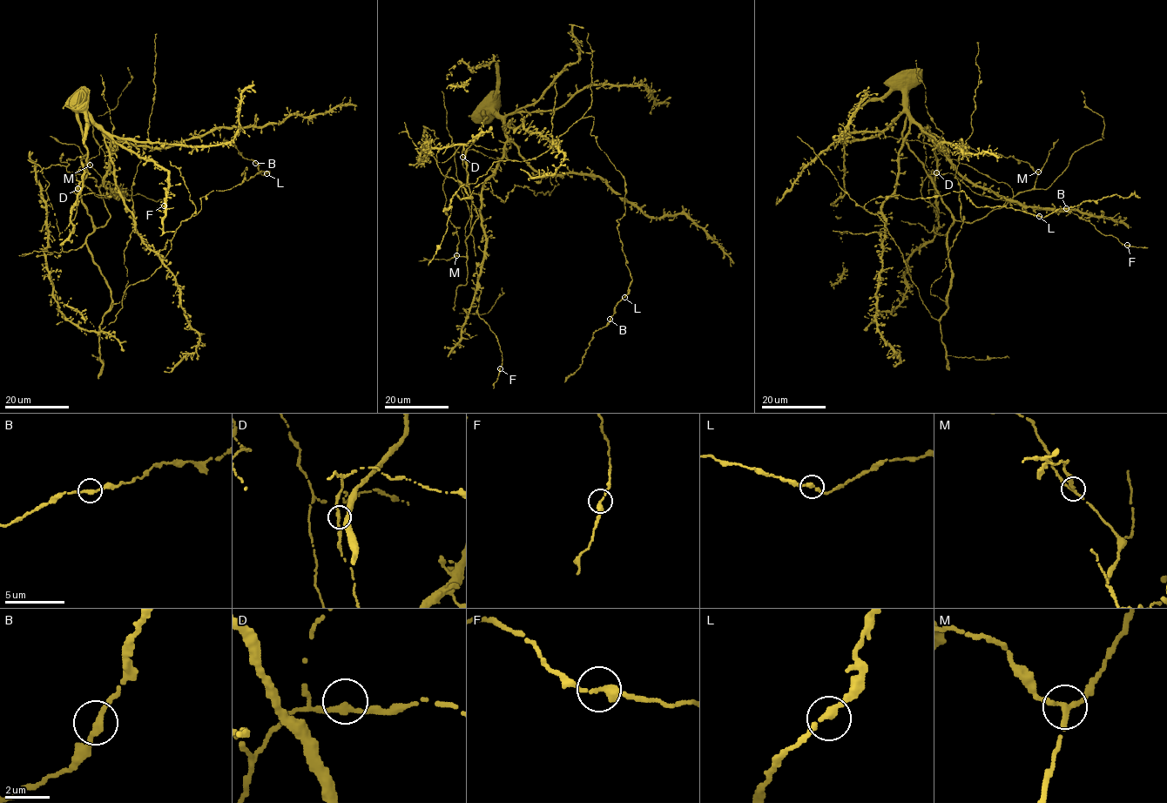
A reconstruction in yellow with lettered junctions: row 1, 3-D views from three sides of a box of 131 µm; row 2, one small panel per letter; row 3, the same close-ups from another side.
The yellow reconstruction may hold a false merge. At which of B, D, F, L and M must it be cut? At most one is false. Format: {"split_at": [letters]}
{"split_at": ["M"]}

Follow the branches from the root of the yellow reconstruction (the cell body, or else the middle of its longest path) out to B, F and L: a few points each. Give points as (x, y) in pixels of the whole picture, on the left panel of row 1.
B: (111, 304), (100, 330), (202, 197), (241, 184), (246, 168), (248, 180), (269, 172), (255, 163)
F: (111, 304), (86, 243), (93, 225), (81, 191), (87, 149), (79, 111), (110, 139), (107, 189), (163, 205)
L: (111, 304), (100, 330), (124, 290), (160, 266), (202, 197), (241, 184), (246, 168), (248, 180), (266, 173)

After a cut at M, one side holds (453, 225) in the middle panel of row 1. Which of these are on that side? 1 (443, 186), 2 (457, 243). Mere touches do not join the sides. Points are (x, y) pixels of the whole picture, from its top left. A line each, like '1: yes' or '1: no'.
1: yes
2: yes

